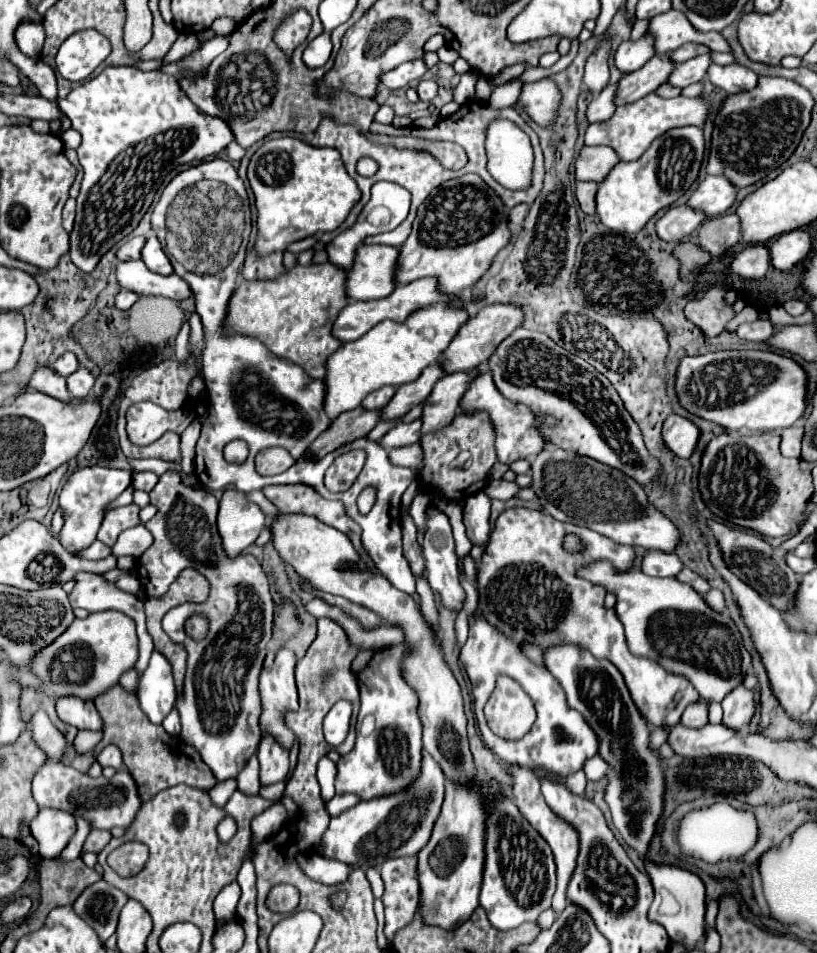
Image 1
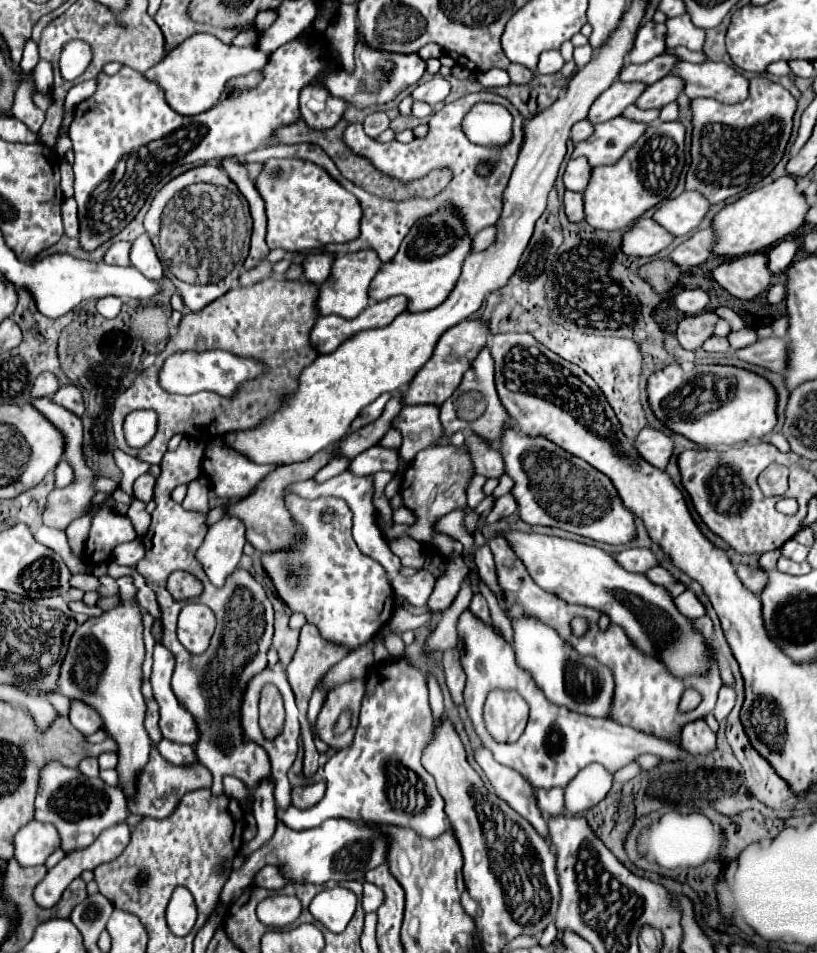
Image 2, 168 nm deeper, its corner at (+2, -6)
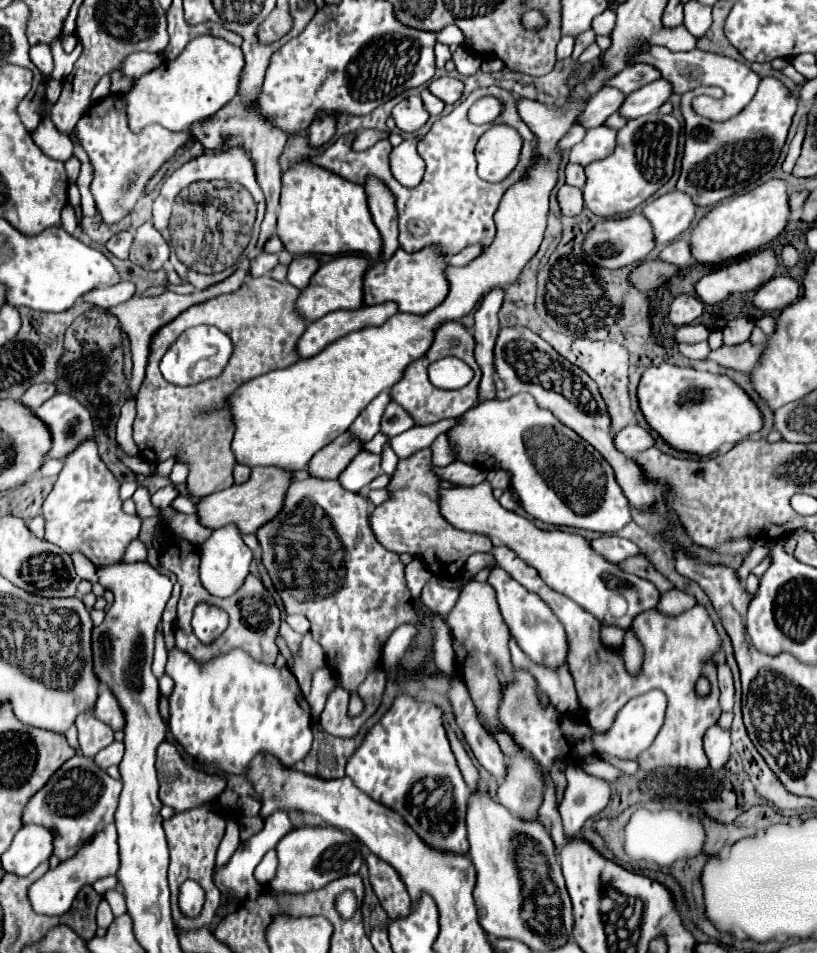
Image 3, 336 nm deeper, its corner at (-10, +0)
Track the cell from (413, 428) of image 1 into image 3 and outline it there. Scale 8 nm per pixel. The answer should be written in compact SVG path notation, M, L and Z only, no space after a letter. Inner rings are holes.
M360 452L338 476L338 482L348 492L358 492L380 474L380 456Z

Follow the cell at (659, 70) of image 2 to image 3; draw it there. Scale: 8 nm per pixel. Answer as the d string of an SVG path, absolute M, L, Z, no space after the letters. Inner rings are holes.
M634 64L630 68L624 68L622 72L618 72L616 76L608 78L604 84L612 86L612 88L620 88L620 92L624 92L626 96L654 80L660 78L660 72L650 66L650 64Z

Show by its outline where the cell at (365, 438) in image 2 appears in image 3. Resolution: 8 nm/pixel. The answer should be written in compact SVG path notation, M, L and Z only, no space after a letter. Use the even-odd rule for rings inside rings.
M344 432L332 444L316 452L316 456L312 456L308 462L308 474L320 480L336 480L340 472L350 464L350 460L360 452L360 448L362 444L352 438L352 434Z

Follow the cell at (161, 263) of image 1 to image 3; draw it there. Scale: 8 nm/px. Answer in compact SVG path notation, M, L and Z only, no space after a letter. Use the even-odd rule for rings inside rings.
M144 222L136 234L130 248L130 260L146 270L160 270L168 262L170 248L162 234L154 228L152 222Z

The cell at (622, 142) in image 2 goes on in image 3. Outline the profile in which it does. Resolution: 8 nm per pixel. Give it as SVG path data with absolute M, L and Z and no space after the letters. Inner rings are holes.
M598 126L594 130L588 130L584 140L570 150L568 162L584 166L592 160L602 160L614 150L614 144L616 144L616 130Z

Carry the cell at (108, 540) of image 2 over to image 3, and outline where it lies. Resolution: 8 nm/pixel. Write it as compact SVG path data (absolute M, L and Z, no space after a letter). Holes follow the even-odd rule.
M82 442L68 458L64 458L64 468L42 504L42 516L46 520L44 538L68 554L84 554L96 568L122 562L126 546L140 534L142 520L122 510L118 490L120 482L100 460L96 442Z

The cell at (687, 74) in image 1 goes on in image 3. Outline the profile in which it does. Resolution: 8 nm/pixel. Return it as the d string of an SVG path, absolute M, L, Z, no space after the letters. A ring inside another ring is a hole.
M660 78L636 92L628 94L624 100L624 106L618 108L618 114L630 120L630 118L638 118L638 116L656 112L668 100L670 94L672 94L670 82Z

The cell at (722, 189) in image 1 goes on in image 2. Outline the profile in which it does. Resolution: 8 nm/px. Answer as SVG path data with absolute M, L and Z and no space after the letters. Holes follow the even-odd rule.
M682 192L676 198L664 200L654 212L654 220L674 236L686 236L706 218L710 210L708 198L700 192Z

